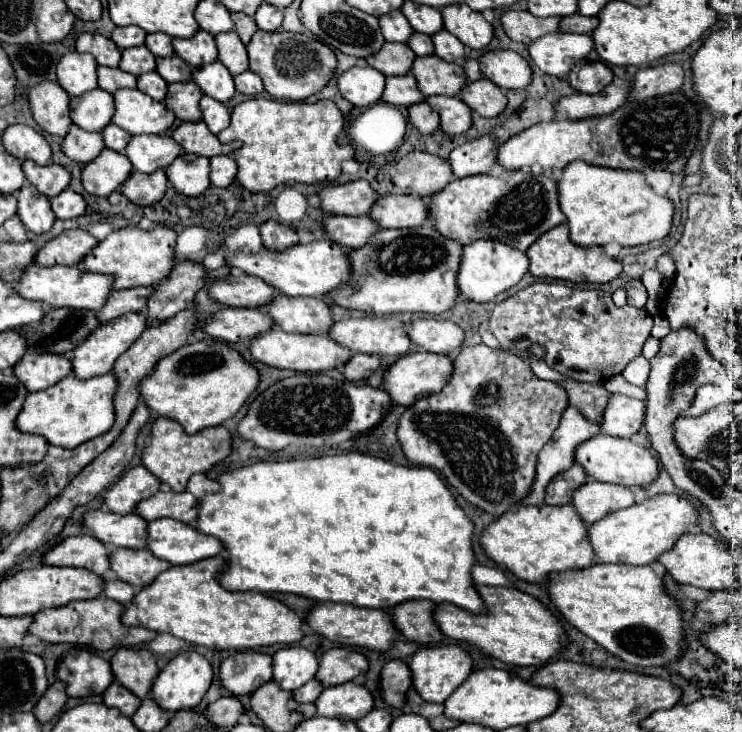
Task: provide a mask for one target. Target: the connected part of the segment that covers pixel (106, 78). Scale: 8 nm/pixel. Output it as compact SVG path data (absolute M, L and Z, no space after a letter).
M98 67L98 87L116 93L122 87L134 89L136 87L136 75L126 73L122 69L112 69L112 67Z

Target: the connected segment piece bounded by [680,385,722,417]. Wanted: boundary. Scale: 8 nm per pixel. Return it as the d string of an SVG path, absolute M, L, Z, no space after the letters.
M700 385L696 389L696 397L694 397L692 405L686 411L682 411L680 415L682 417L696 417L696 415L706 413L712 407L718 407L720 403L722 403L720 387L716 387L716 385Z

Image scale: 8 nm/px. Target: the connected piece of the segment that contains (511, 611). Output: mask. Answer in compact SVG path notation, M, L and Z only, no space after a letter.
M476 585L478 595L486 605L486 613L470 613L466 609L454 607L452 603L436 603L434 623L454 641L464 641L476 645L486 655L500 659L508 665L544 665L554 657L566 643L566 633L556 615L552 615L538 599L522 593L514 587L490 587Z

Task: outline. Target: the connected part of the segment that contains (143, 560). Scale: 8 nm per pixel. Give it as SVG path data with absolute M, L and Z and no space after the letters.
M112 549L110 553L110 569L118 579L138 589L150 585L166 567L170 565L150 555L146 549Z

